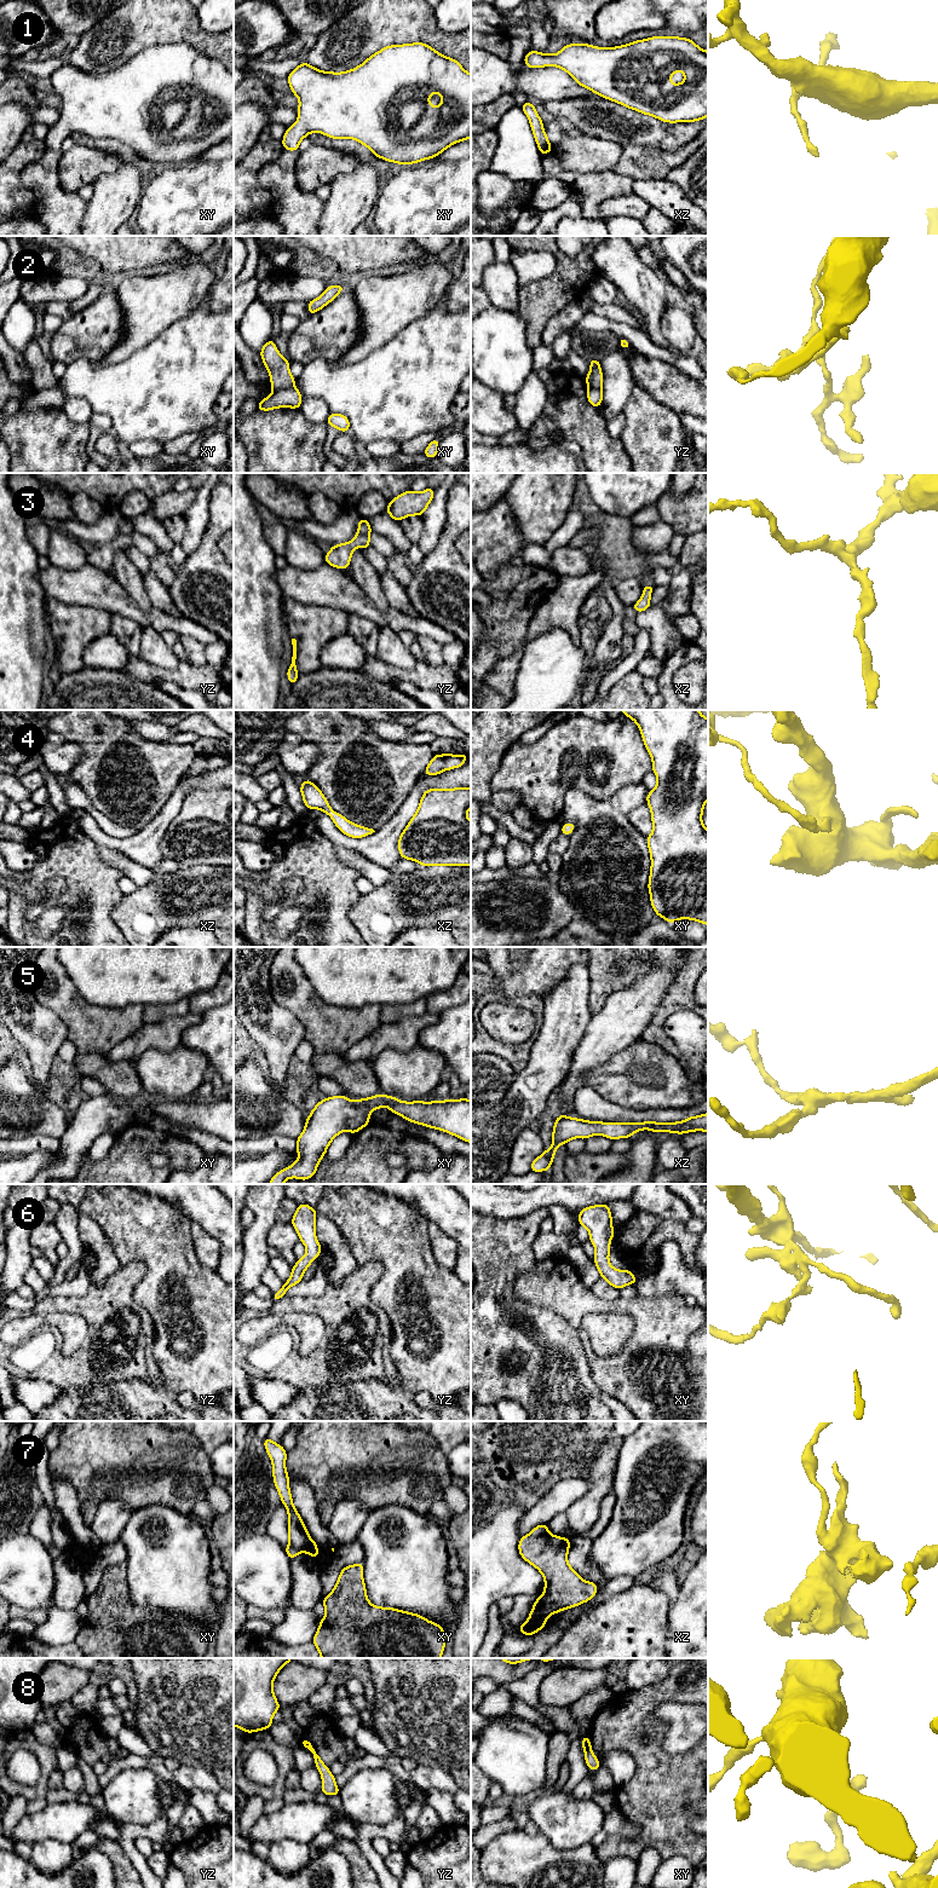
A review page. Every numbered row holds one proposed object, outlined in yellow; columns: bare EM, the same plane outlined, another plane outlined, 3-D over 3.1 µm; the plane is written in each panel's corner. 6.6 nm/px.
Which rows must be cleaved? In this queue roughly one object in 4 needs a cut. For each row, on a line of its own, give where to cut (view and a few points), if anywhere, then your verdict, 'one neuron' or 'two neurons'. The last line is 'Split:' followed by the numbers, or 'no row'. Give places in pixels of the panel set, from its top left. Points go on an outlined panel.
1: no cut; one neuron
2: cut in xy along (293, 385), (274, 390); two neurons
3: no cut; one neuron
4: no cut; one neuron
5: no cut; one neuron
6: no cut; one neuron
7: cut in xy along (310, 1540), (301, 1548), (297, 1548), (289, 1541); two neurons
8: no cut; one neuron
Split: 2, 7

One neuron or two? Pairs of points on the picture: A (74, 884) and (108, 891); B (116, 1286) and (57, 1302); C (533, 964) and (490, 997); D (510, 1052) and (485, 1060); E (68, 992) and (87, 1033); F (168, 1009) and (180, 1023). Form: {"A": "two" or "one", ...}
{"A": "one", "B": "one", "C": "two", "D": "two", "E": "one", "F": "two"}

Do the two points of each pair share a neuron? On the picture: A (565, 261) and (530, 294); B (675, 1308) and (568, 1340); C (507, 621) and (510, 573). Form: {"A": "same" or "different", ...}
{"A": "same", "B": "different", "C": "same"}

